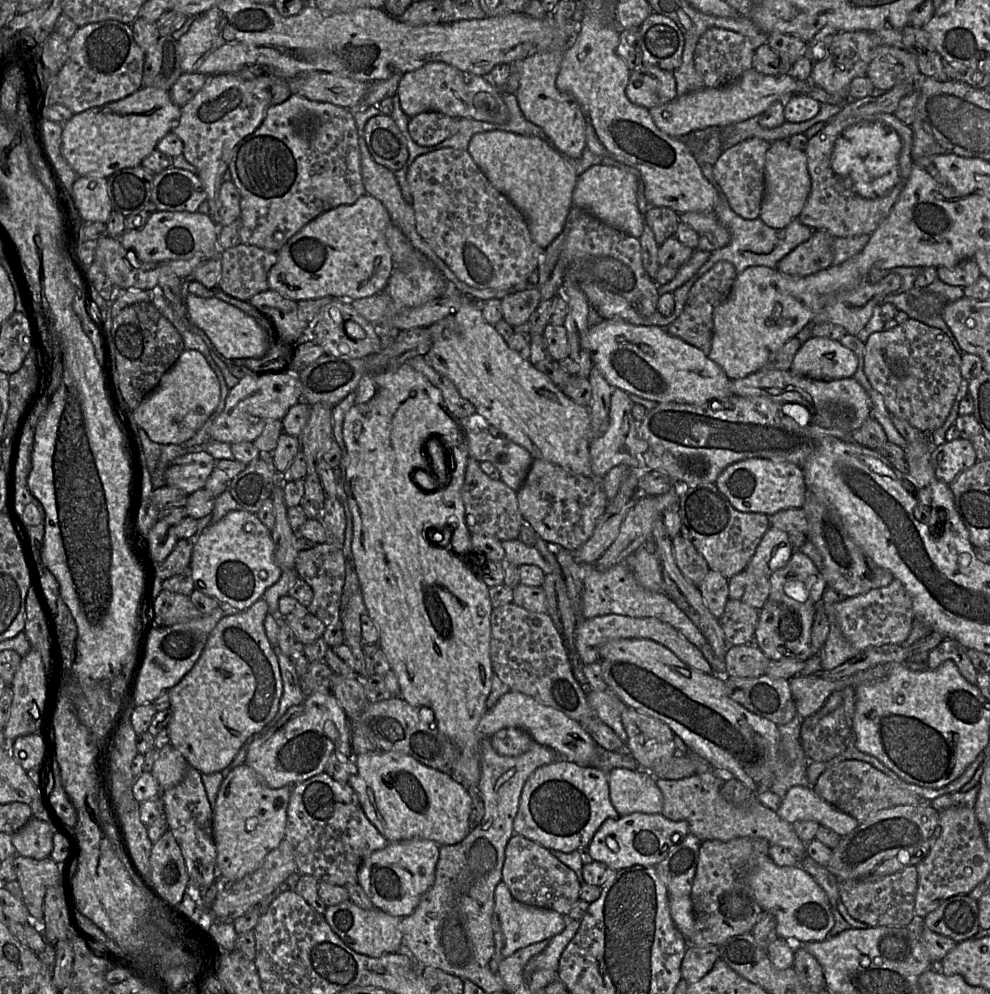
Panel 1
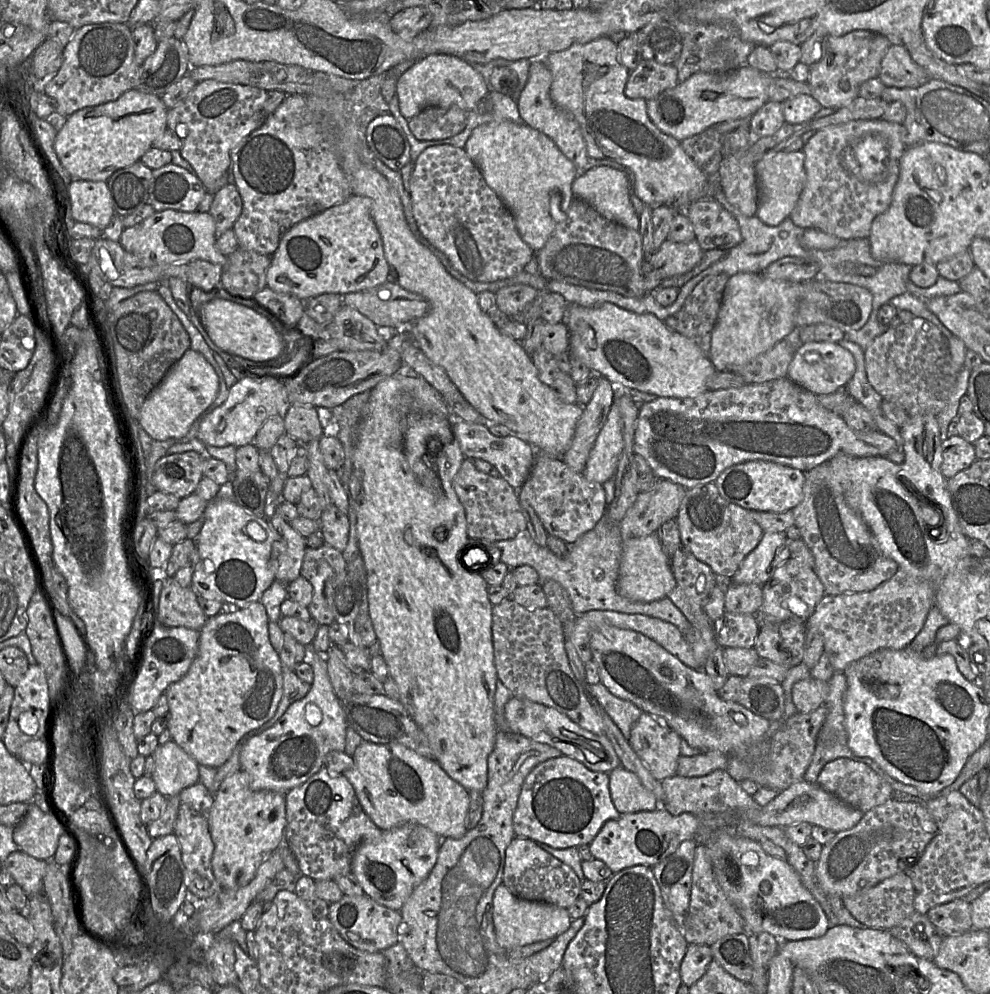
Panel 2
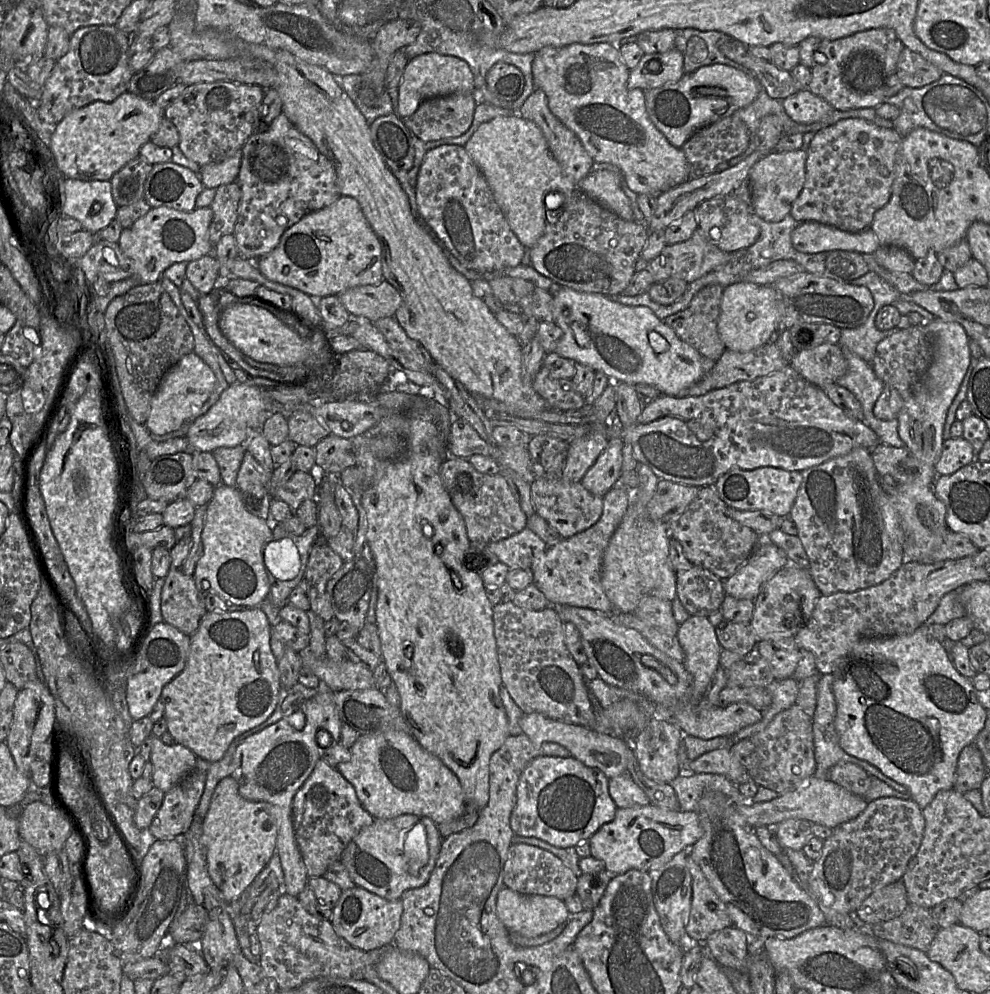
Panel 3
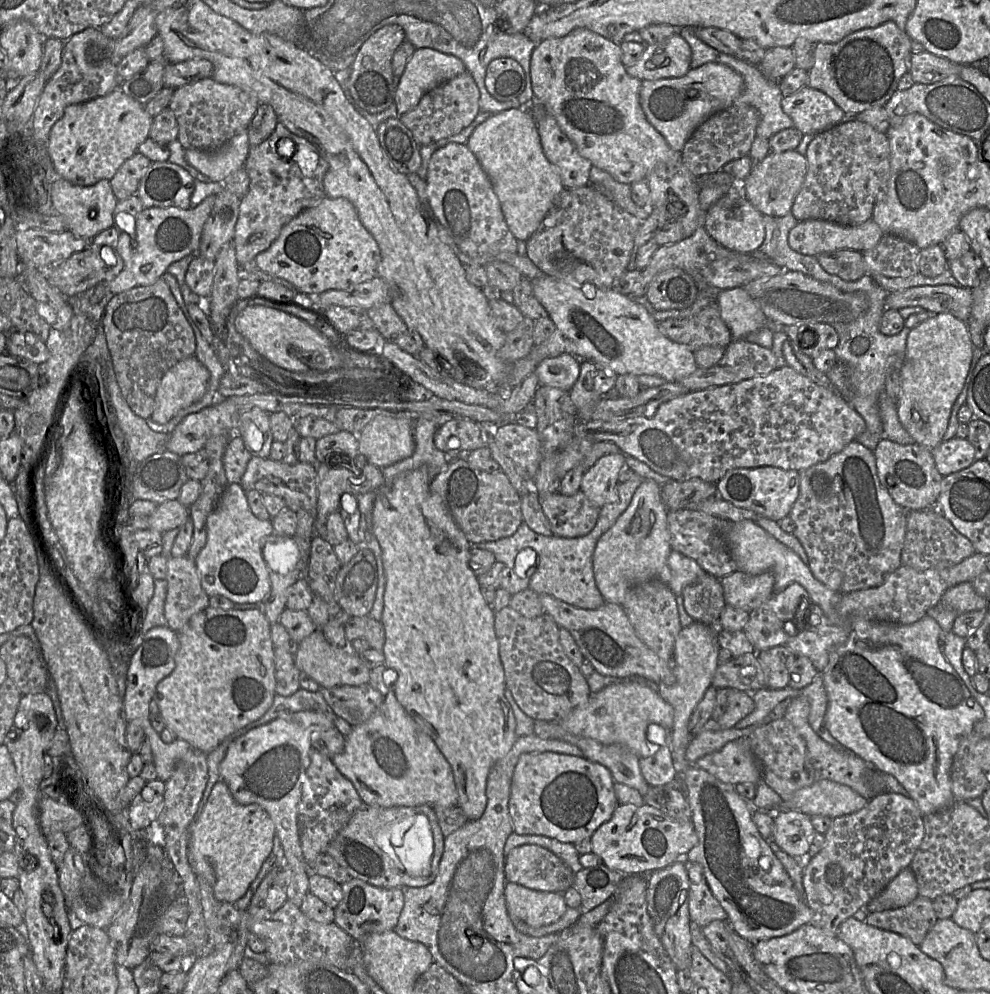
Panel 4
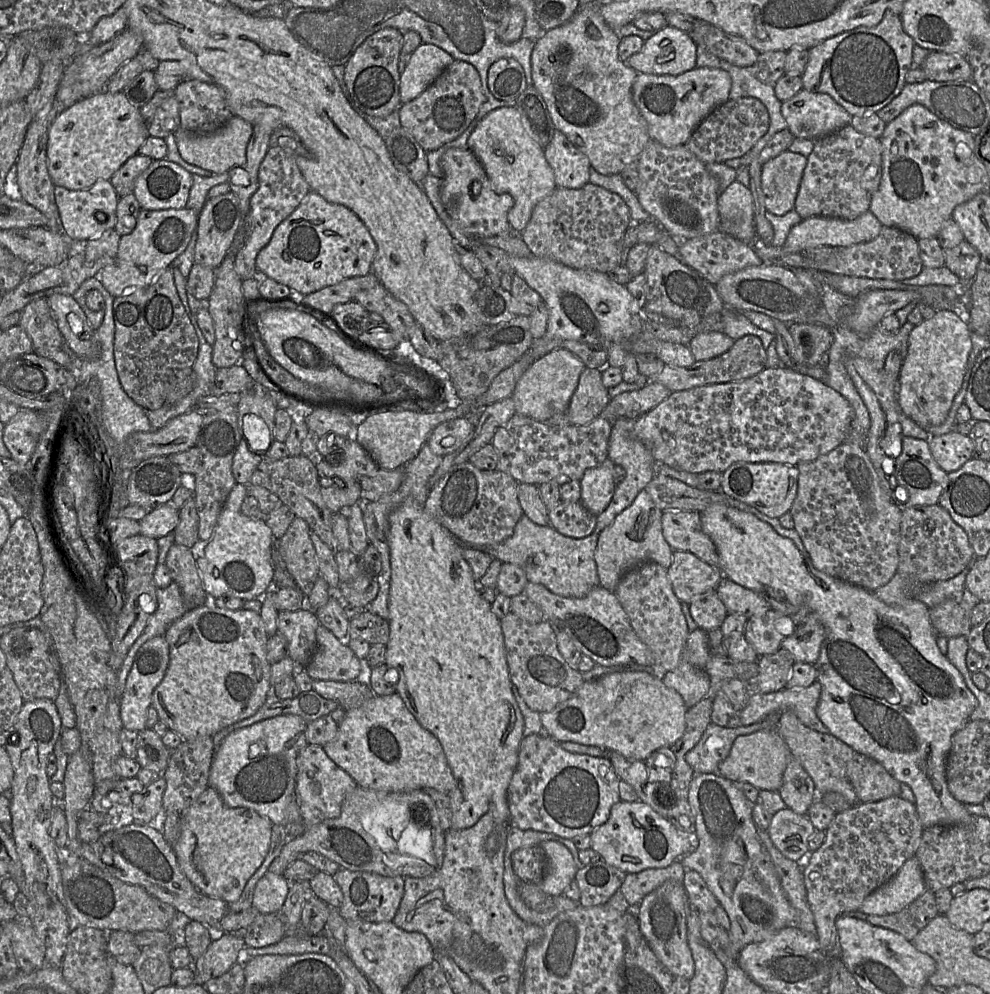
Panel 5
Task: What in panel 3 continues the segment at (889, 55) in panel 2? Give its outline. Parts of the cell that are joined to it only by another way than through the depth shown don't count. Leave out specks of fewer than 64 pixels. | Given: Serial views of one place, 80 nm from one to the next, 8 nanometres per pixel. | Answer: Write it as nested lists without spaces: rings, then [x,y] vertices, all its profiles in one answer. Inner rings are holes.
[[[907,47],[901,51],[895,75],[904,87],[919,88],[937,81],[943,71]]]

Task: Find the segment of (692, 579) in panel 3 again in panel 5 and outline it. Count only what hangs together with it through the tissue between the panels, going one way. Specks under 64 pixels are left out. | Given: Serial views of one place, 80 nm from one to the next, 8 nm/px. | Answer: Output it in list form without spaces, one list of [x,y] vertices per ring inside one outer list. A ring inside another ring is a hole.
[[[716,589],[695,596],[688,606],[697,626],[706,632],[719,629],[728,614]]]

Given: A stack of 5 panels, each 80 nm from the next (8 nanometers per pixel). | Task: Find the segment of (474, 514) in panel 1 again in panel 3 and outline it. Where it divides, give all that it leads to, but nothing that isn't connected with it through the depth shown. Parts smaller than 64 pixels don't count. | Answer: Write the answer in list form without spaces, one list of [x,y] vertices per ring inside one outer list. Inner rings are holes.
[[[448,457],[440,466],[439,475],[455,508],[462,515],[468,539],[473,544],[489,544],[522,531],[527,516],[514,498],[505,478],[478,472],[468,458]]]

